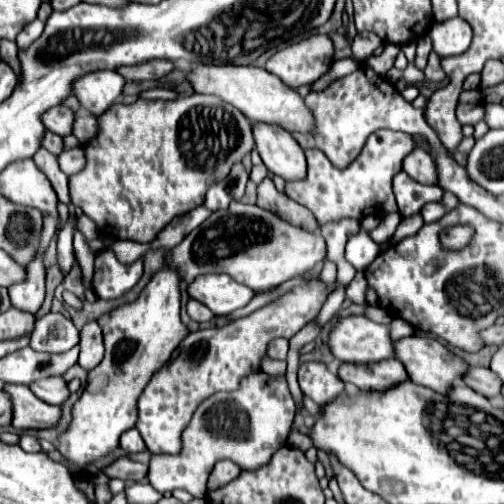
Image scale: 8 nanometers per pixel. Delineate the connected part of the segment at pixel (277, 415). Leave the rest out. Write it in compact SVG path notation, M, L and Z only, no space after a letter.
M266 373L252 375L252 379L244 379L240 391L216 393L196 409L192 423L184 431L180 455L152 455L148 481L160 493L184 489L190 495L204 499L206 483L216 461L230 459L248 471L262 467L282 445L286 445L294 415L296 405L284 377Z

